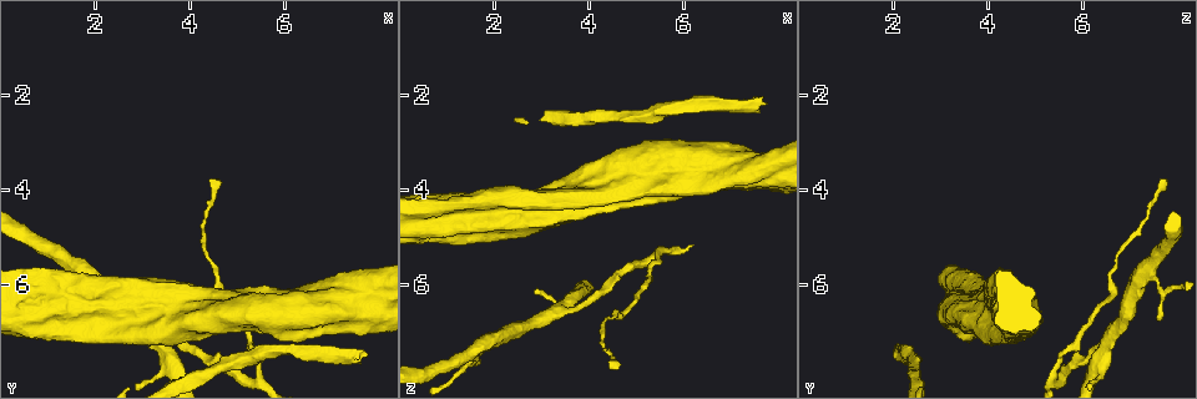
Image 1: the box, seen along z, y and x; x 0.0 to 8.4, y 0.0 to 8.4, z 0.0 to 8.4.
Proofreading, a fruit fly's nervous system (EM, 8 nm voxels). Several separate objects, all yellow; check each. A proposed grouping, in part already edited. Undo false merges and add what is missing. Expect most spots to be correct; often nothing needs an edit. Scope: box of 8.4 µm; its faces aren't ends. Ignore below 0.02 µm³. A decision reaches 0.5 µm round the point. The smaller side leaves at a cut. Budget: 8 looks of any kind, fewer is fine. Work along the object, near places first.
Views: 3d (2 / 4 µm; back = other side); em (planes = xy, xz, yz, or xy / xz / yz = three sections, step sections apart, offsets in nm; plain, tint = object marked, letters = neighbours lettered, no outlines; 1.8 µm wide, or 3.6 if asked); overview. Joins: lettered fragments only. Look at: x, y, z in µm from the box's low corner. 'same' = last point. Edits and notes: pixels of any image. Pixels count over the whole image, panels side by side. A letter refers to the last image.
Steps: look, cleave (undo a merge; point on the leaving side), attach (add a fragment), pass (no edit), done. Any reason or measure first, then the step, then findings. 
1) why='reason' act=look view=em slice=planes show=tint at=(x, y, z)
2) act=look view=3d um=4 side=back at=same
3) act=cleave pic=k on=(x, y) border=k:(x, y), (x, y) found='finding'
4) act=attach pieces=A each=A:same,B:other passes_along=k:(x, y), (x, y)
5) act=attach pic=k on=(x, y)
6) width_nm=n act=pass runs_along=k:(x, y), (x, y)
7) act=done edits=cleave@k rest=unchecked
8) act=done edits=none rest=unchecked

why='an open end' act=look view=3d um=4 at=(7.70, 7.45, 2.20)

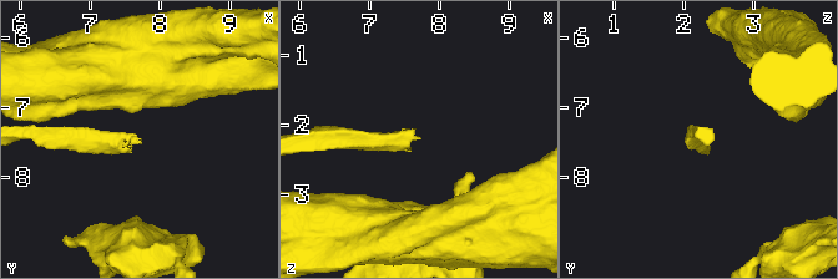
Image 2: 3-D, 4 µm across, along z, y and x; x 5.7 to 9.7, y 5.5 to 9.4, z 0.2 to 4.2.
why='need the tissue' act=look view=em slice=yz step=16 show=letters at=(7.70, 7.45, 2.20)

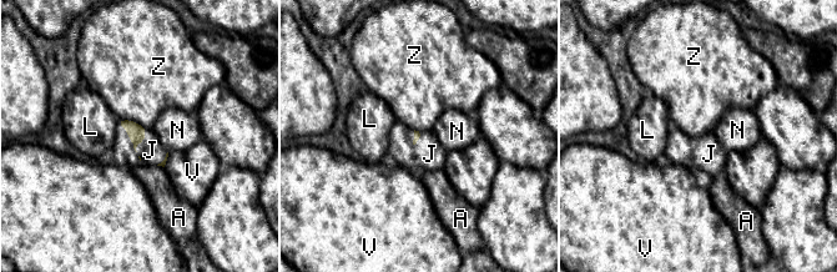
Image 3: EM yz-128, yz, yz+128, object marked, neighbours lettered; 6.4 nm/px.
why='another direction' act=look view=em slice=planes show=letters at=same

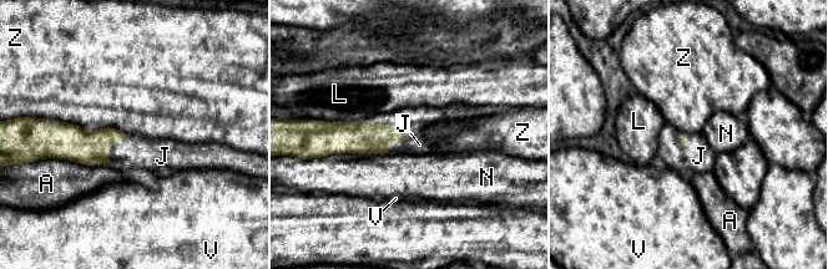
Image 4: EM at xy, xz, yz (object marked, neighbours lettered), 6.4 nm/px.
act=attach pieces=J each=A:other,J:same,L:other,N:other,V:other,Z:other found='the neuron continues'

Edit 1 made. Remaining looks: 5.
why='see it whole again' act=look view=overview

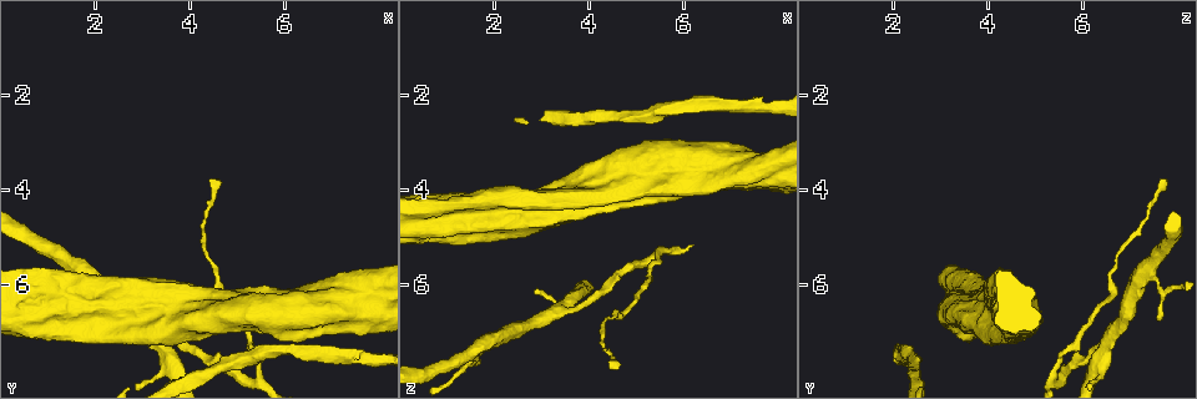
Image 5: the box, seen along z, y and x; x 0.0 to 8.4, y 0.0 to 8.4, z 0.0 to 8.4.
why='end of a long branch' act=look view=3d um=4 at=(4.45, 3.80, 7.70)

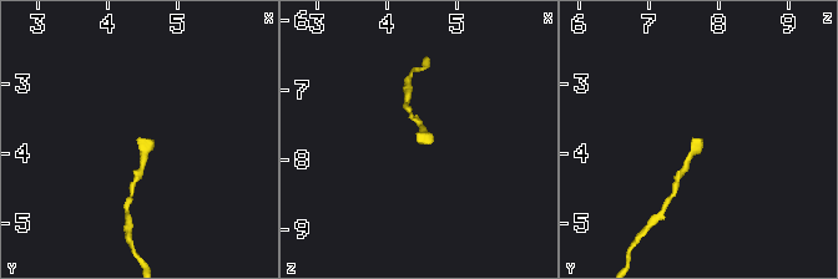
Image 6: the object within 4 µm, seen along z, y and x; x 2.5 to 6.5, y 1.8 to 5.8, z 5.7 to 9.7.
why='need the tissue' act=look view=em slice=xz step=8 show=tint at=(4.40, 3.75, 7.70)

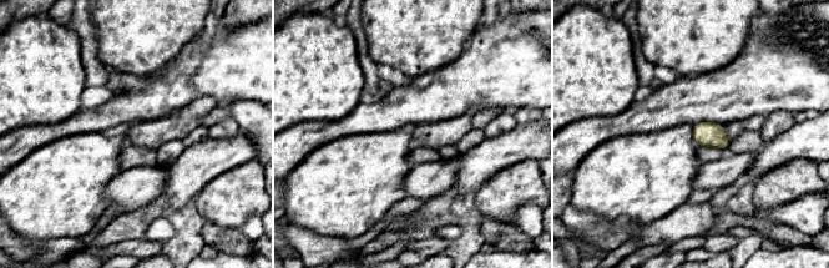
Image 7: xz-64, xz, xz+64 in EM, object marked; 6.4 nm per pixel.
why='cut it another way' act=look view=em slice=planes show=letters at=same

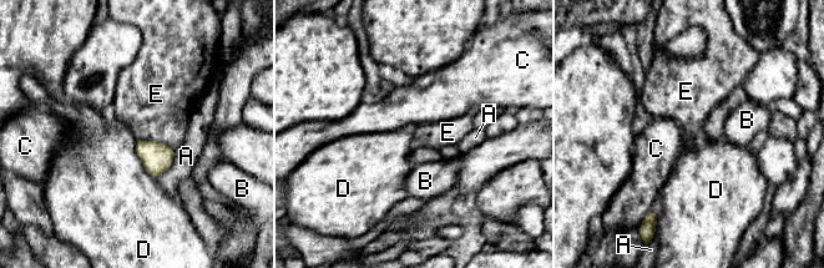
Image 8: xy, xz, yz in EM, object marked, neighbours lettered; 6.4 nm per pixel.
act=pass each=A:other,B:other,C:other,D:other,E:other border=8:(136, 141), (136, 155), (155, 178) found='none of them fits'

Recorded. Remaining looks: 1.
why='thick turns thin' act=look view=em um=3.6 slice=planes show=letters at=(2.35, 6.40, 4.35)

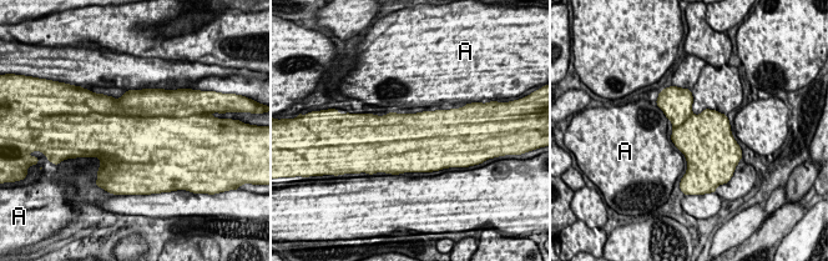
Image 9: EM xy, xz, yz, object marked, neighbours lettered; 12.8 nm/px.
width_nm=600 act=pass each=A:other found='one neuron here'

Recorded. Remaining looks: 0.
act=done edits=attach@4 rest=unchecked

